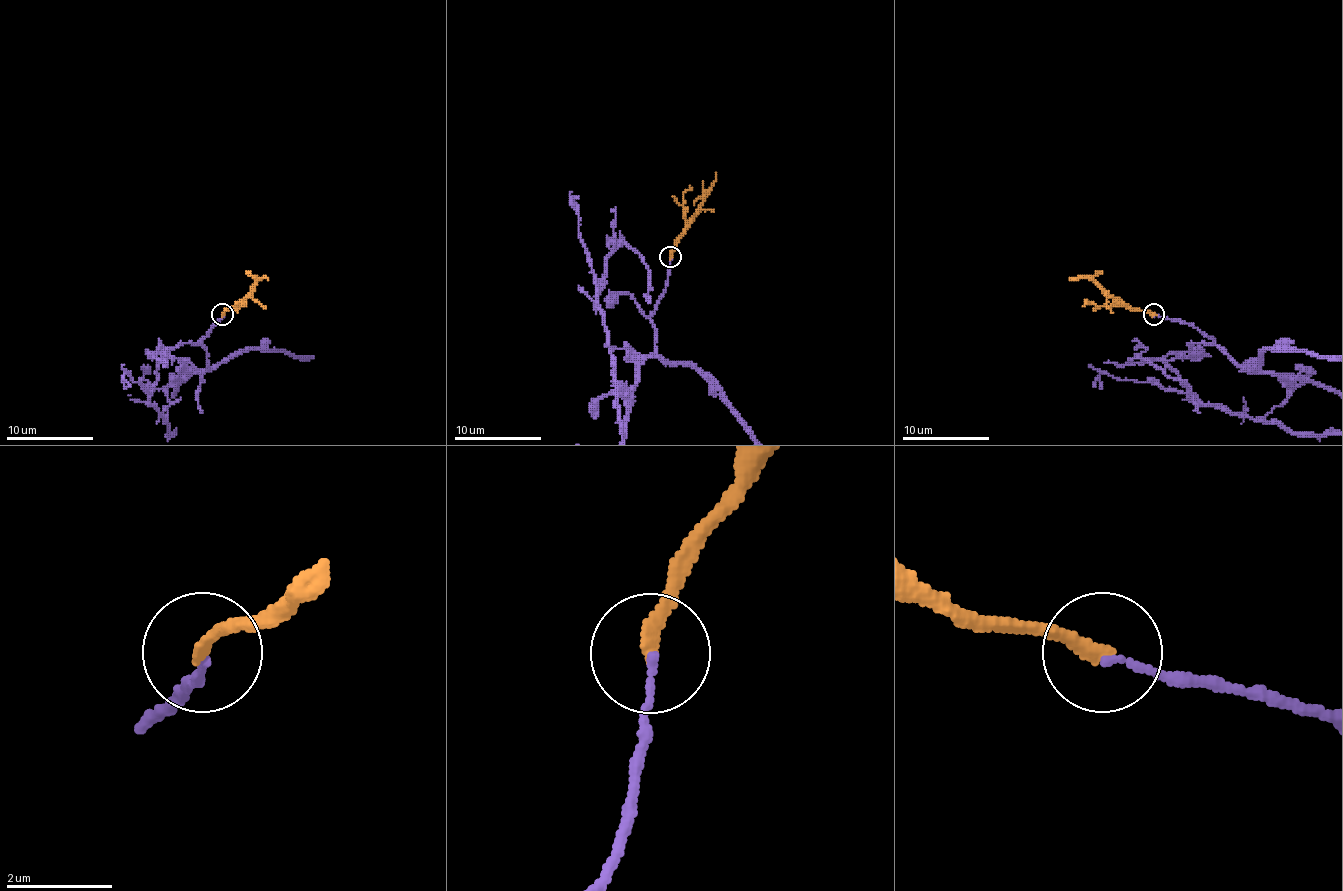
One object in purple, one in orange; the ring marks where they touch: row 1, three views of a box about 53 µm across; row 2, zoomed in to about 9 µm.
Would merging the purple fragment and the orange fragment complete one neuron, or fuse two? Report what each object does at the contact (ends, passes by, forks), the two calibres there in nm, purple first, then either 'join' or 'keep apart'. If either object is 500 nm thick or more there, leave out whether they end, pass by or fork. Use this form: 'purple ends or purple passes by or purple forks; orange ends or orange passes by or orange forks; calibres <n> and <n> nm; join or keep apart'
purple ends; orange ends; calibres 130 and 240 nm; keep apart

